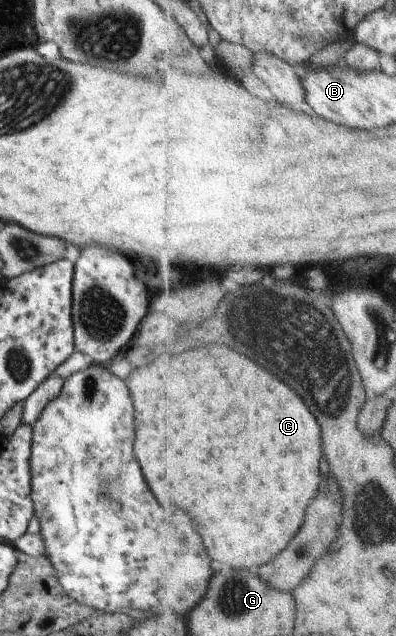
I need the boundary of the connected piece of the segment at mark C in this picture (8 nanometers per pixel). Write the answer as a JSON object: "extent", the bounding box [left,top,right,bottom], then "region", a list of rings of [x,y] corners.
{"extent":[123,345,324,570],"region":[[[210,345],[210,347],[196,349],[196,351],[186,351],[178,357],[158,357],[156,363],[152,361],[148,365],[144,363],[144,365],[133,368],[123,382],[130,391],[130,397],[134,403],[133,428],[136,437],[132,445],[132,455],[142,471],[142,477],[148,489],[156,497],[156,501],[162,501],[162,505],[170,501],[174,501],[174,505],[182,505],[182,509],[186,509],[190,517],[194,517],[196,529],[198,533],[202,533],[202,539],[204,539],[204,545],[210,557],[224,565],[255,570],[281,554],[284,547],[288,547],[288,543],[302,527],[306,507],[316,497],[318,485],[322,481],[322,473],[320,473],[320,461],[324,453],[322,451],[322,429],[314,413],[308,409],[308,405],[286,383],[272,377],[270,371],[266,371],[264,367],[256,365],[248,357],[224,345]]]}

